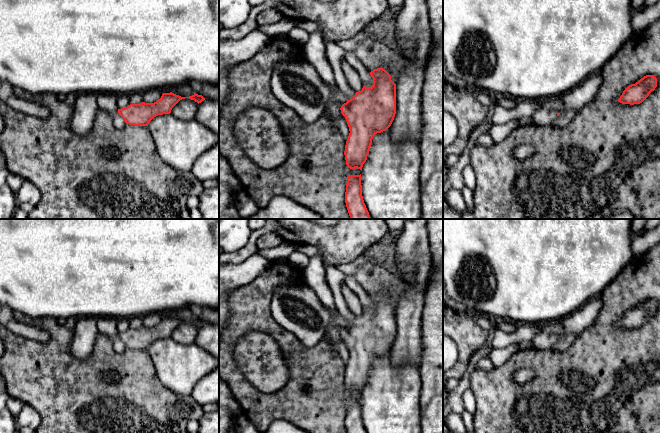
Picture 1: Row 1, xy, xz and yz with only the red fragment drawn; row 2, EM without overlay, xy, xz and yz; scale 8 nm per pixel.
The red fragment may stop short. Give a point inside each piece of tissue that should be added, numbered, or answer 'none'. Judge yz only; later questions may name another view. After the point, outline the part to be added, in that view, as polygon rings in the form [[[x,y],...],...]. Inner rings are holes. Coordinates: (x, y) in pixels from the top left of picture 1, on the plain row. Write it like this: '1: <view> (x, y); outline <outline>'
1: yz (544, 341); outline [[[541,332],[536,335],[531,342],[533,343],[534,348],[538,350],[549,350],[554,347],[554,344],[557,342],[556,336]]]

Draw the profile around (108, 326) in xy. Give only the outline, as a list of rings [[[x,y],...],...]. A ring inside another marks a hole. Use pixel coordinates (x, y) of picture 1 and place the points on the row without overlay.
[[[99,317],[96,318],[96,325],[98,331],[111,338],[112,340],[118,336],[118,319],[113,317]]]

